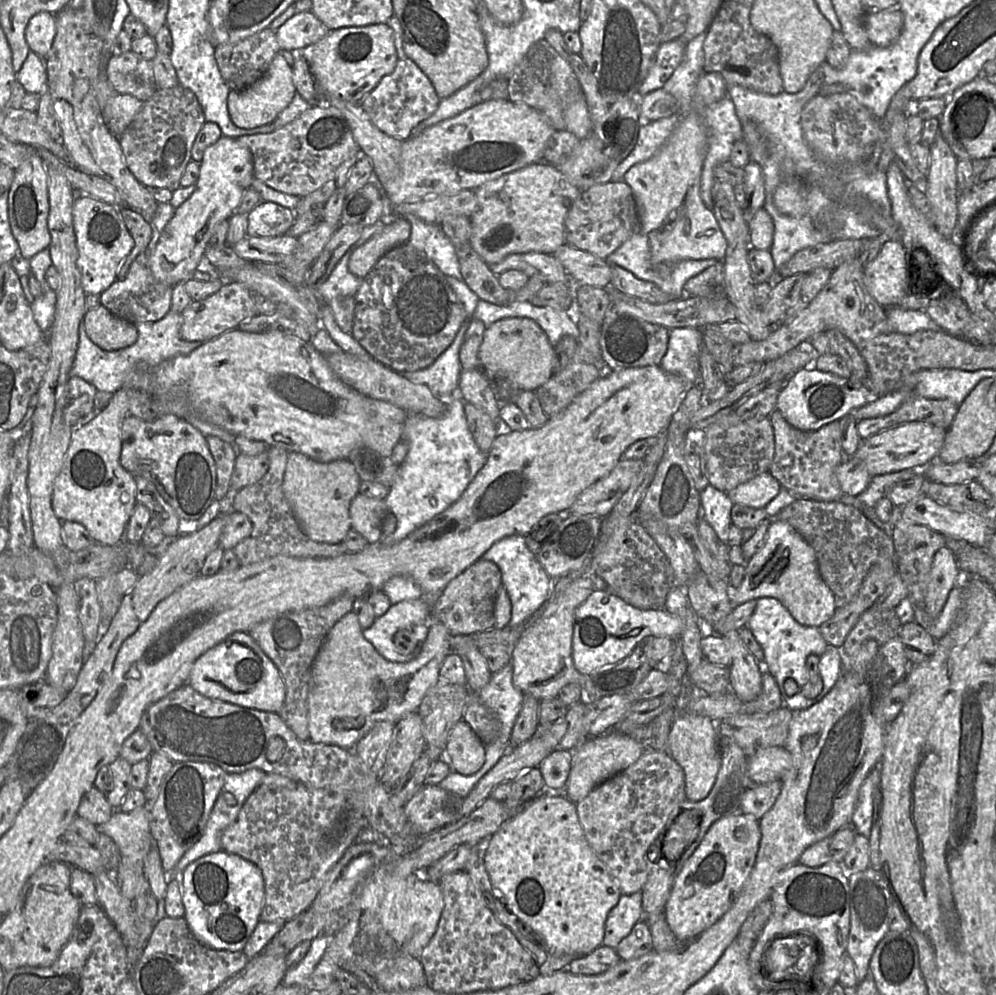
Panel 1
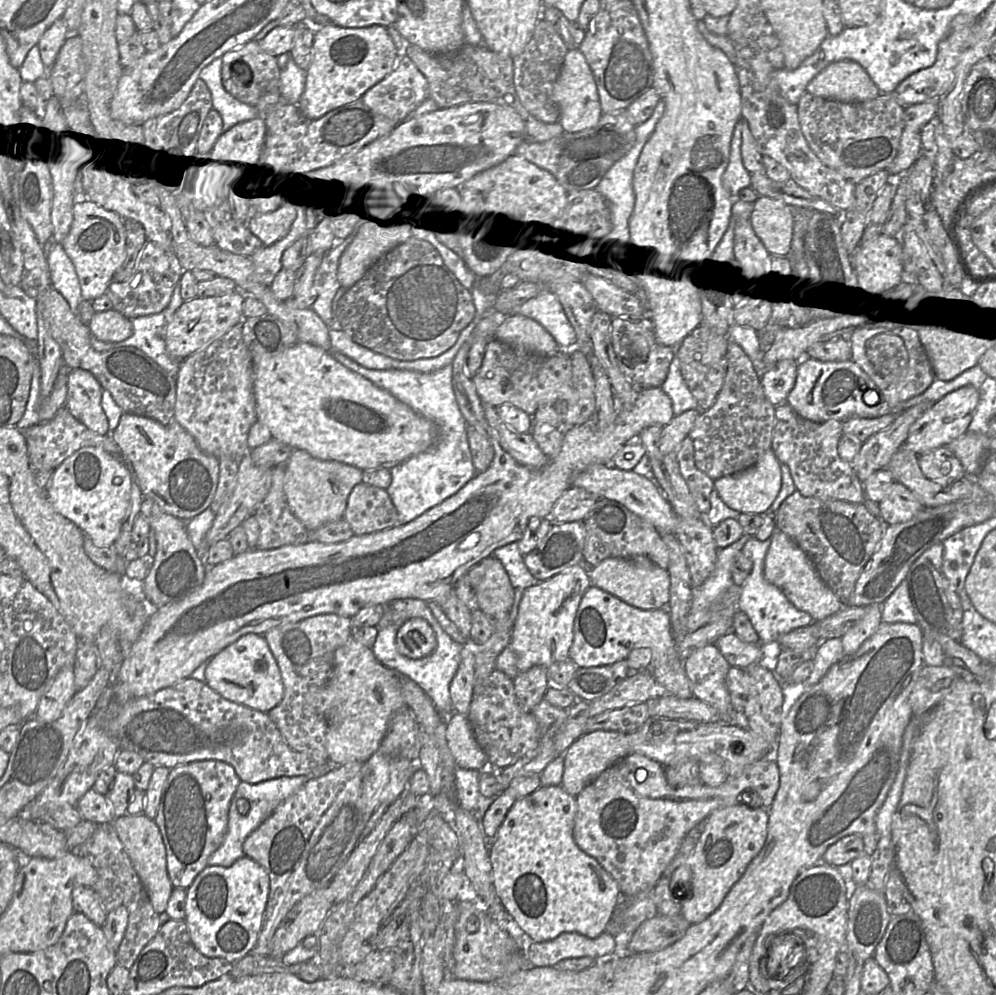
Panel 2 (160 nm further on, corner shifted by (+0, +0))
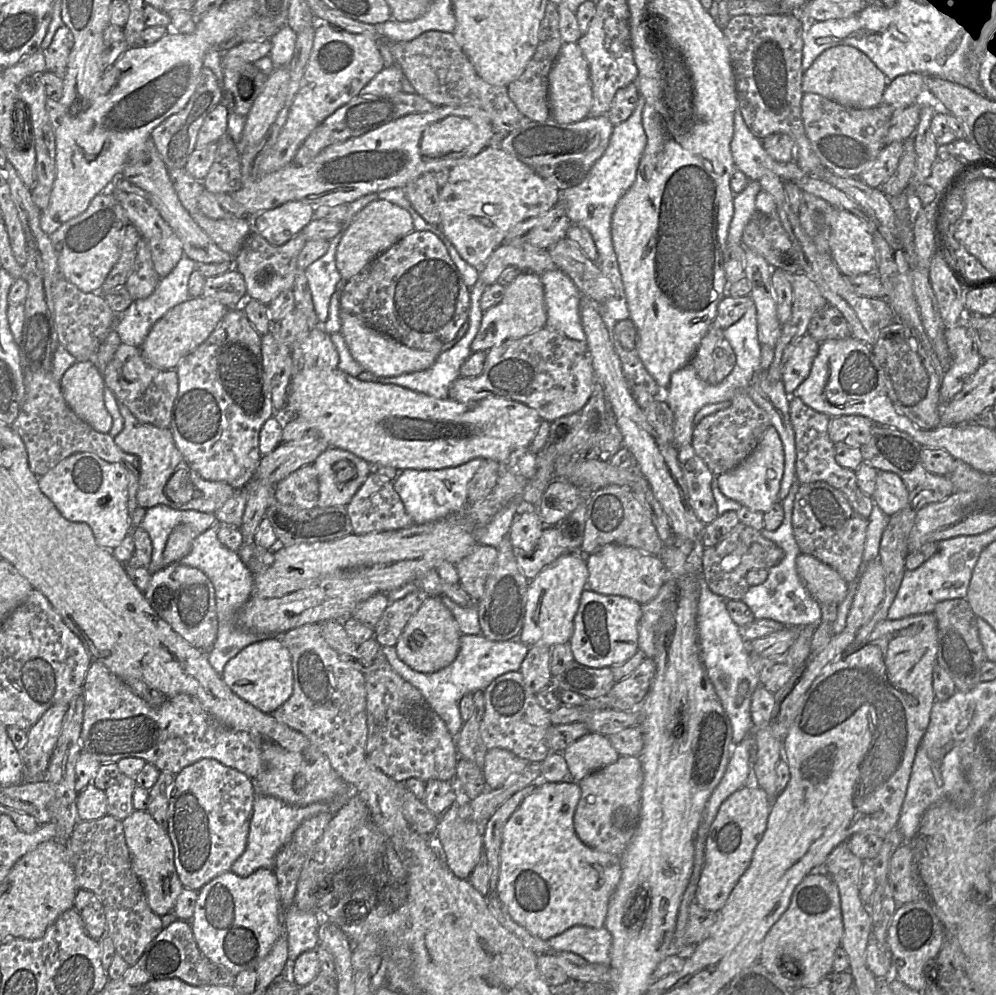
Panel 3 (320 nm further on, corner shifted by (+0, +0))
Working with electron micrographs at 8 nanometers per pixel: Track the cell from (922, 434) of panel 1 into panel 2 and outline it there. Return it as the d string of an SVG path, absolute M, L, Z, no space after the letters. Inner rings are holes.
M972 385L963 386L944 396L932 406L911 426L904 445L919 456L946 446L959 436L966 433L972 422L980 397L980 390Z

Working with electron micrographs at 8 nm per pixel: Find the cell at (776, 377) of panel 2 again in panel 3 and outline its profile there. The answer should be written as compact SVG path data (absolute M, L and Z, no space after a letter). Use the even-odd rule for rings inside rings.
M808 333L795 345L783 367L781 378L788 395L793 395L798 386L808 377L819 347L820 343Z

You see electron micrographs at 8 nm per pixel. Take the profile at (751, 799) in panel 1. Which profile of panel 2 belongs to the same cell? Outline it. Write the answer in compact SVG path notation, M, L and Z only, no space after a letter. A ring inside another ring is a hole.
M630 753L594 777L576 796L577 811L573 837L578 847L595 858L617 881L623 897L634 897L653 890L674 859L683 838L716 810L744 804L751 808L769 809L780 785L779 769L772 756L746 766L743 771L718 787L700 784L674 788L667 782L665 768L639 753Z

